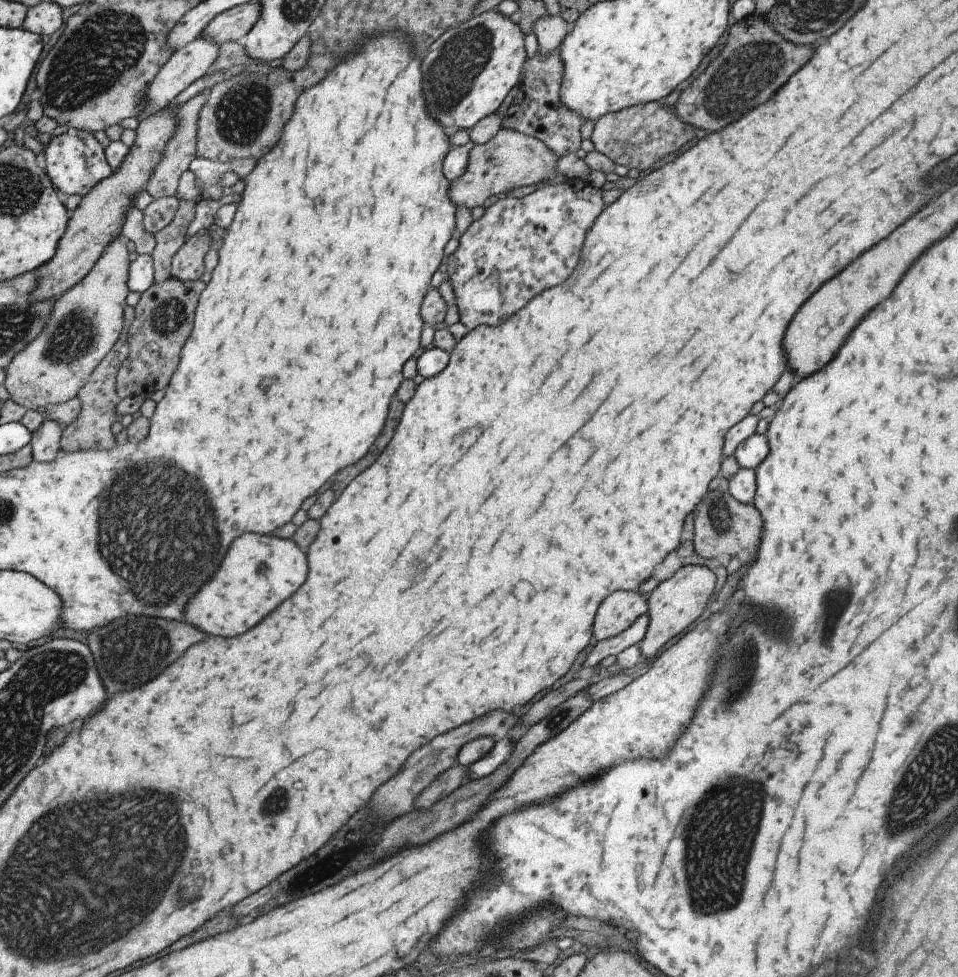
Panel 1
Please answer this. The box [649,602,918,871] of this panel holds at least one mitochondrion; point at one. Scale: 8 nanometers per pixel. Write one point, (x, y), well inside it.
(742, 671)

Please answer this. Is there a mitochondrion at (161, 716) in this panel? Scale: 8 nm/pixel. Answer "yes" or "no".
no

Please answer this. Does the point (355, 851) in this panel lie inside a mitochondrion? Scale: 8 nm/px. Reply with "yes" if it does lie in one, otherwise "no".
yes

